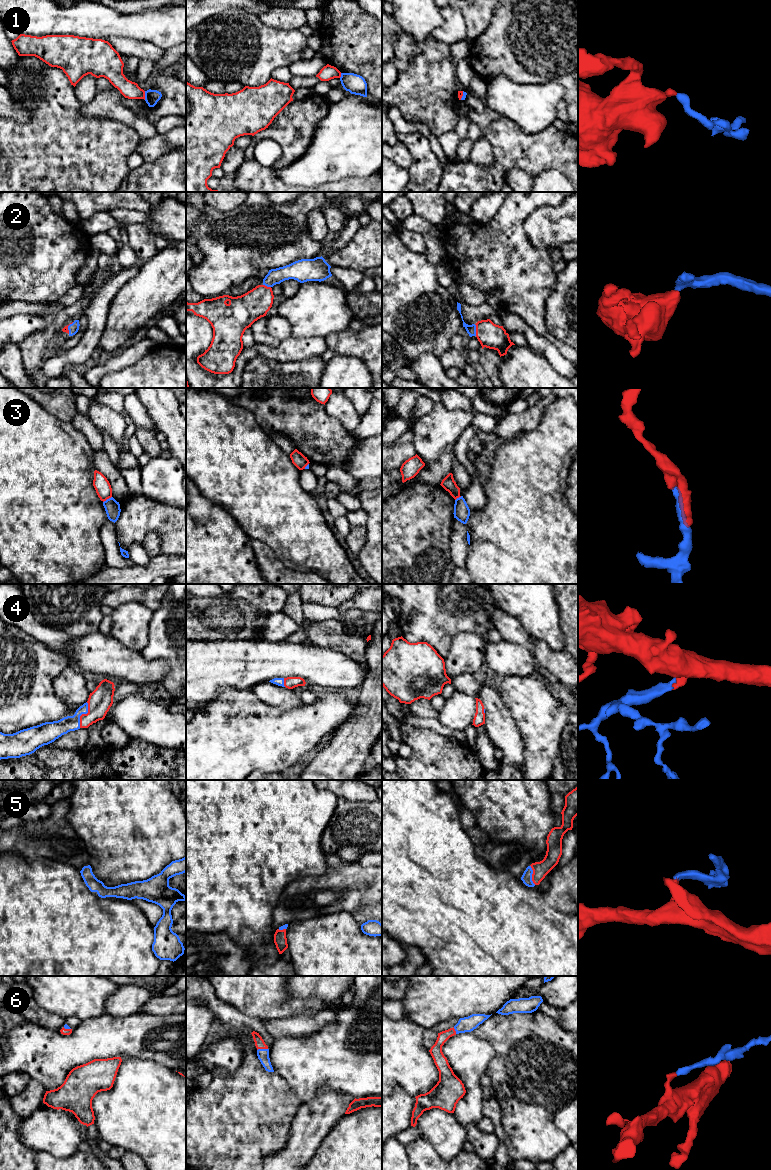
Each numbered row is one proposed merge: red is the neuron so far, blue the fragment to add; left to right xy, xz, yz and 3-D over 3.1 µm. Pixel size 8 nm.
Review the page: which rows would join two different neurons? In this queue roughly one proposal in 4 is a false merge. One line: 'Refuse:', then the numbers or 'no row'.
Refuse: 1, 3

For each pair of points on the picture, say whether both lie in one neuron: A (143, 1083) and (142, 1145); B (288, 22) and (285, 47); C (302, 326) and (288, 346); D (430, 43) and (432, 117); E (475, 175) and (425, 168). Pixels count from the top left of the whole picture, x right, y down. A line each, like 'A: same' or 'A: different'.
A: same
B: different
C: different
D: same
E: different

